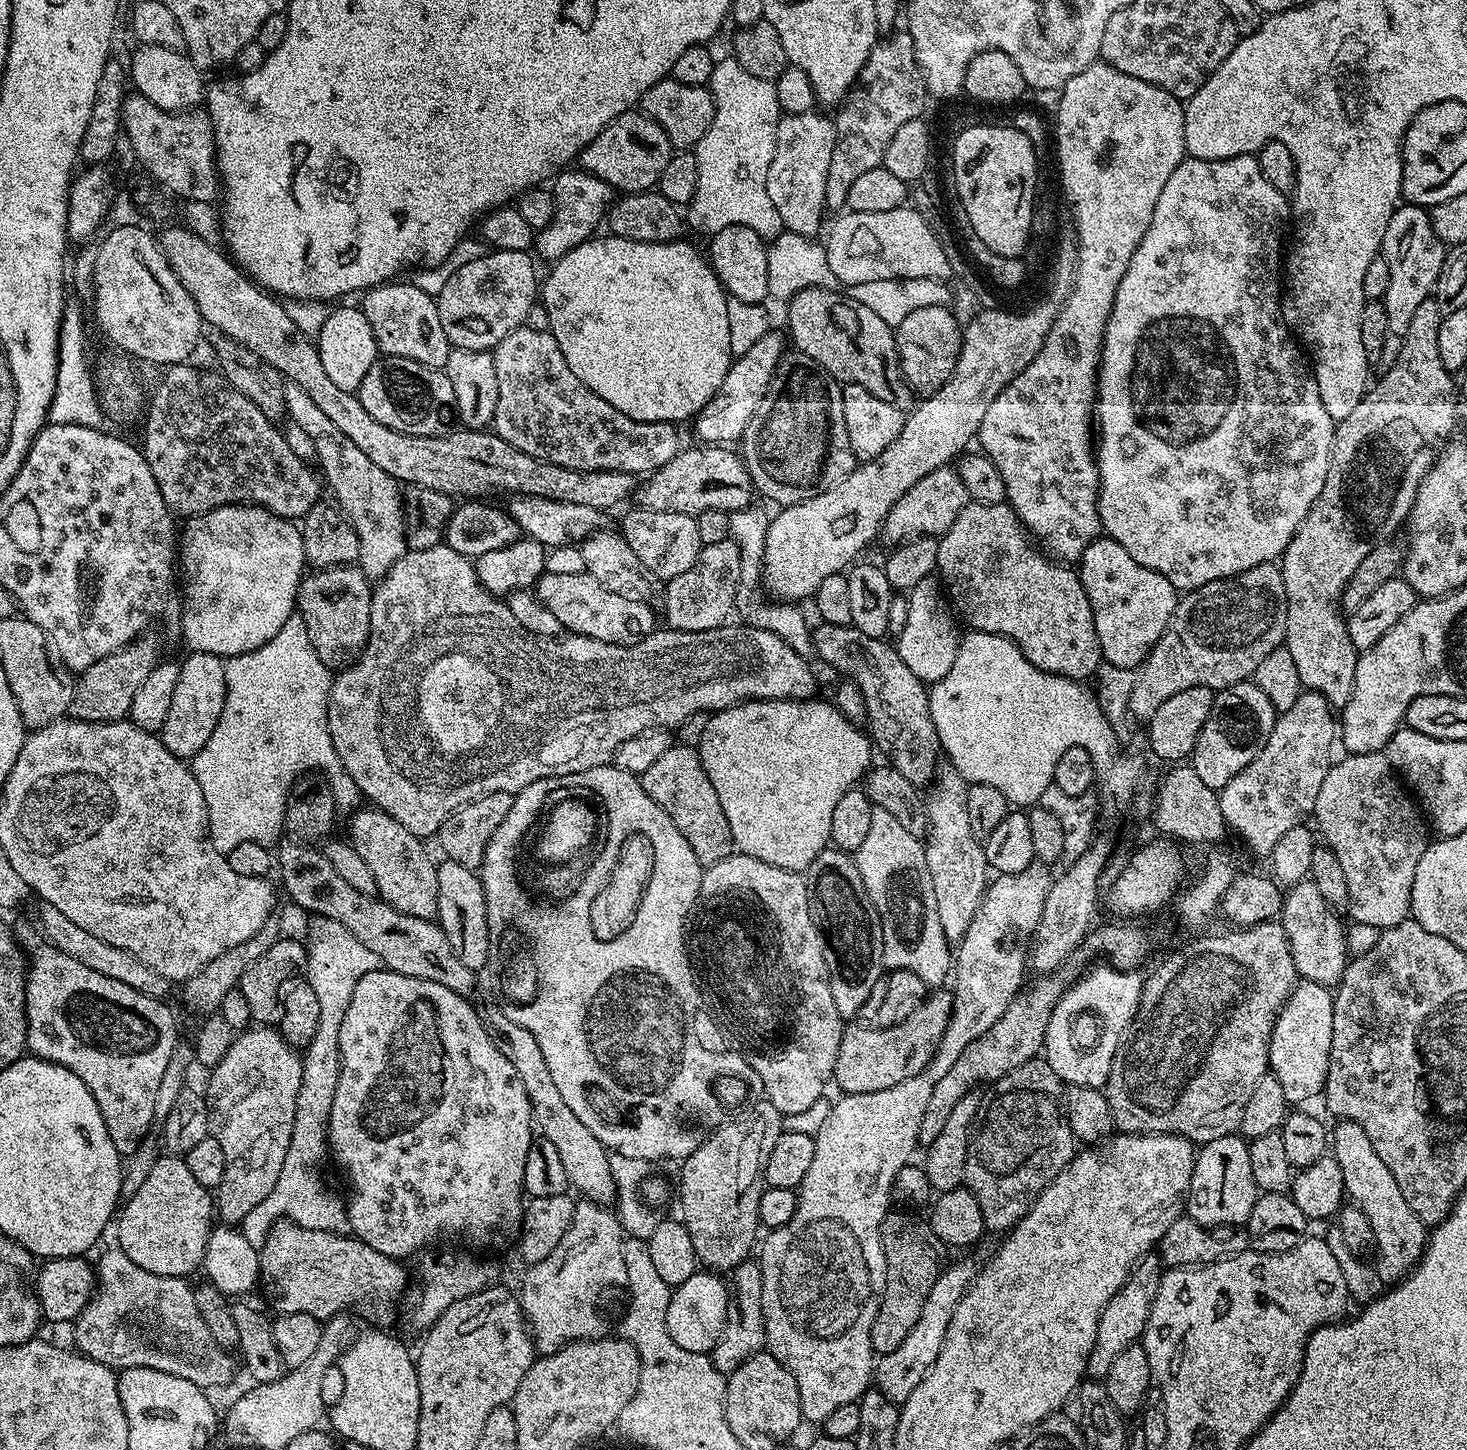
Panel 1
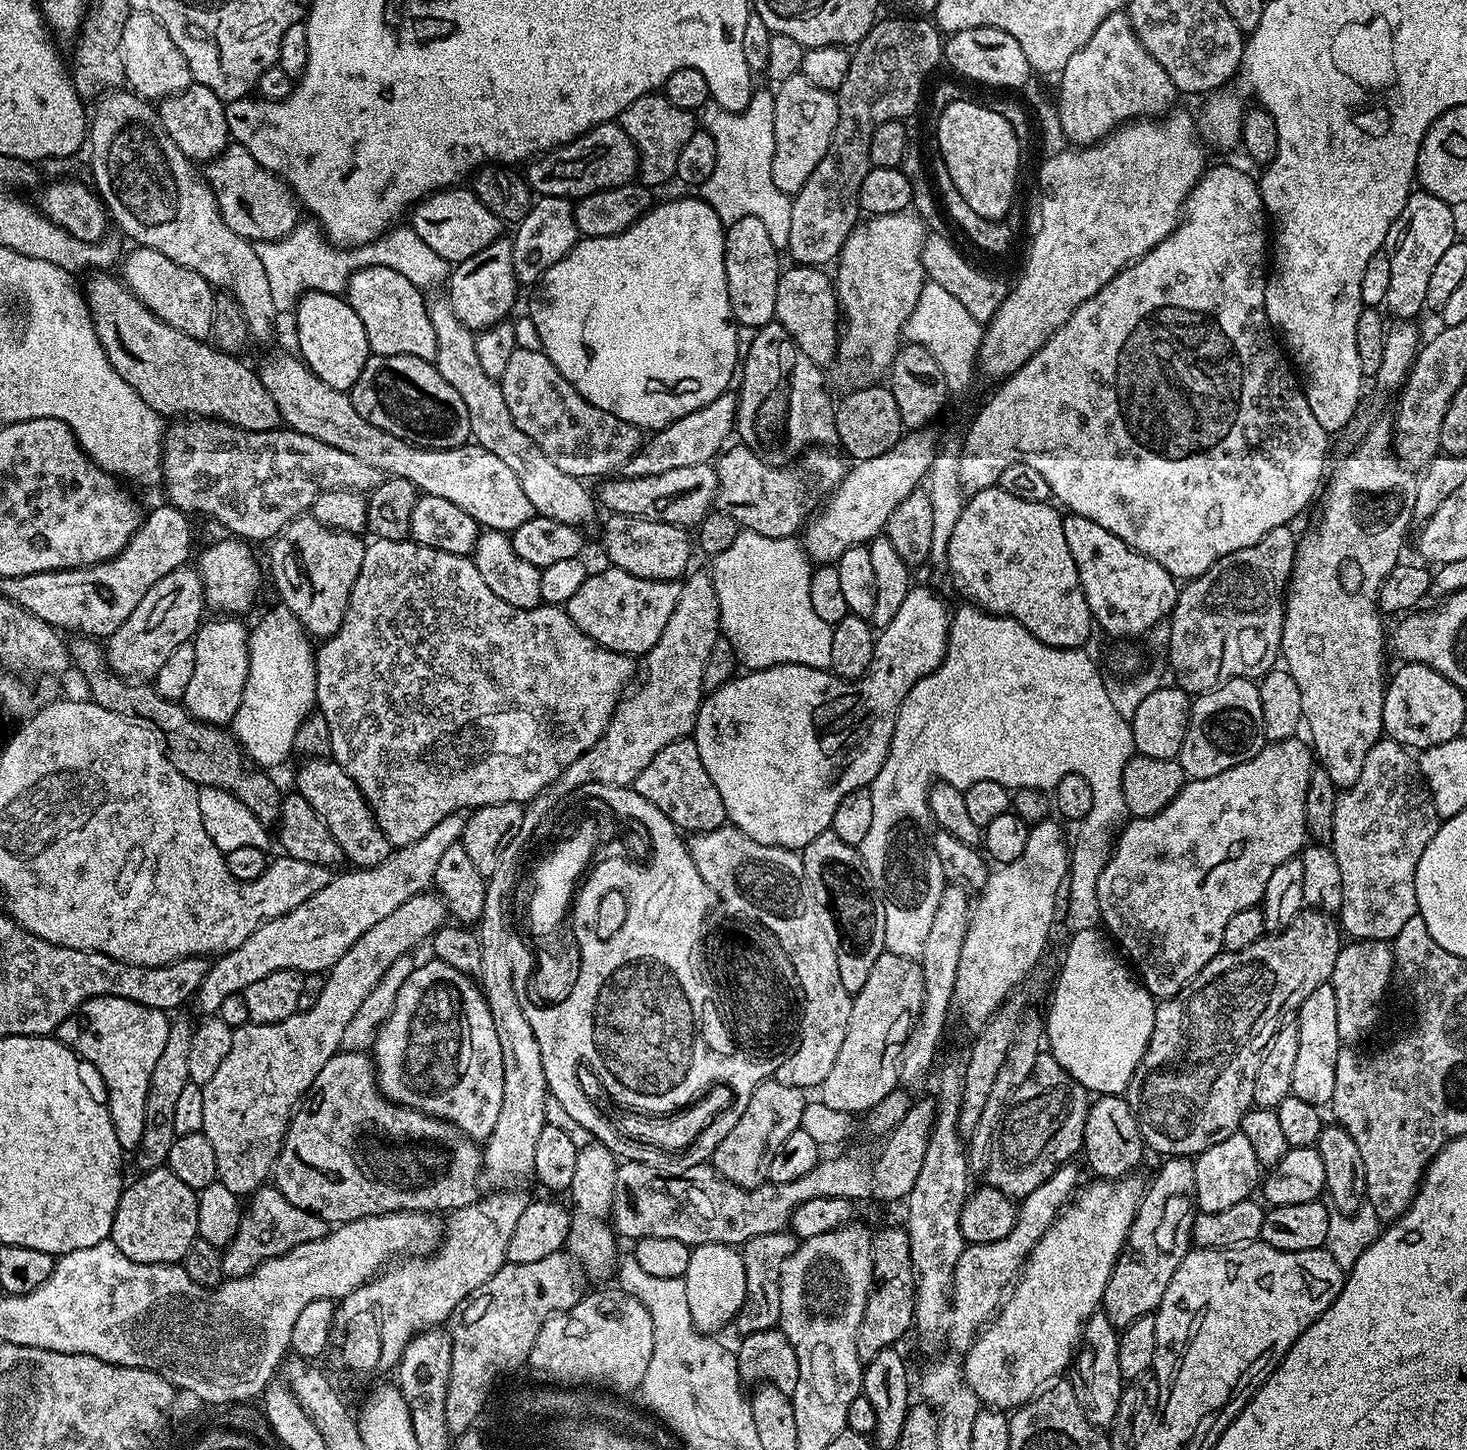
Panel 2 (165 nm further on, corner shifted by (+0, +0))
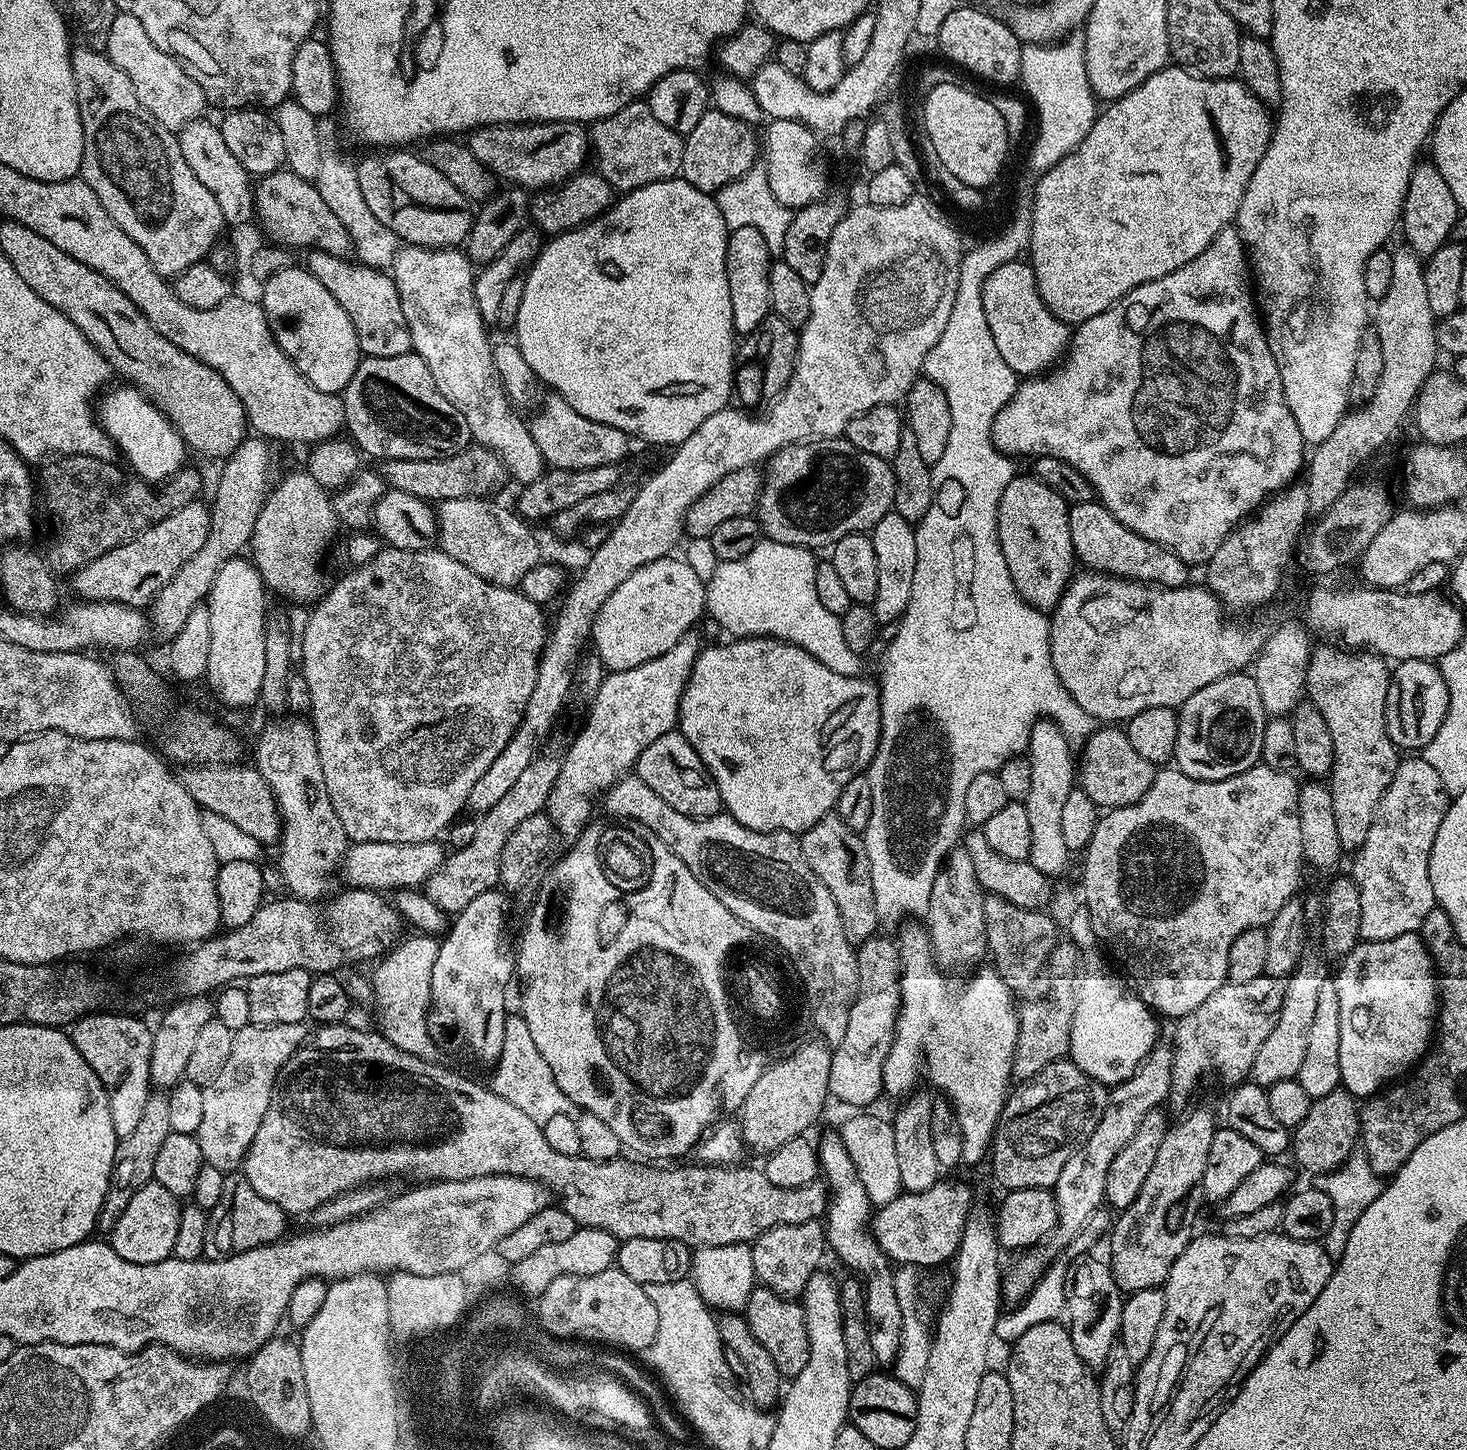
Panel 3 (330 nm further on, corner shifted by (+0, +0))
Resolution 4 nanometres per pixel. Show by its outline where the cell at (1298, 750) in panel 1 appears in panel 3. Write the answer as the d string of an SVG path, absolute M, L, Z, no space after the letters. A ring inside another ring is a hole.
M1257 762L1250 770L1246 770L1242 774L1234 774L1225 780L1195 780L1175 766L1164 766L1157 771L1154 782L1150 786L1150 790L1146 790L1146 794L1142 794L1142 798L1138 802L1134 802L1130 806L1122 806L1121 808L1113 808L1105 811L1103 815L1101 815L1100 821L1094 826L1094 838L1090 838L1087 848L1085 848L1082 853L1082 859L1084 859L1083 907L1087 908L1090 914L1090 922L1094 926L1094 934L1096 935L1097 941L1099 941L1101 945L1105 944L1105 946L1116 955L1117 962L1128 971L1129 977L1127 976L1127 979L1130 981L1131 987L1142 998L1142 1002L1146 1002L1146 1006L1161 1017L1172 1016L1171 1018L1179 1018L1186 1014L1190 1014L1190 1010L1198 1010L1198 1006L1202 1006L1202 1002L1206 1002L1206 998L1210 998L1210 994L1214 994L1214 990L1221 988L1228 980L1228 959L1230 958L1230 946L1234 946L1234 938L1238 938L1238 934L1242 934L1251 928L1264 928L1272 921L1274 914L1278 914L1278 910L1282 910L1282 906L1297 895L1296 887L1300 884L1300 868L1303 869L1305 863L1304 855L1302 854L1300 815L1298 814L1298 790L1300 789L1300 784L1294 777L1295 775L1293 775L1292 772L1270 770L1263 762Z

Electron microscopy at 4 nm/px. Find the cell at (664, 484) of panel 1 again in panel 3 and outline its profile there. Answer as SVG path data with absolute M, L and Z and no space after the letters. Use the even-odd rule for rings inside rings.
M833 438L831 440L810 440L806 444L791 444L789 448L783 448L768 457L766 467L762 472L762 487L760 489L760 501L756 503L755 517L760 521L760 531L765 537L774 542L786 542L794 546L802 546L813 550L827 549L829 546L838 543L846 534L855 532L867 533L875 526L887 512L893 511L892 503L894 502L894 474L892 473L891 463L882 458L874 458L874 454L866 454L866 450L858 450L846 438Z

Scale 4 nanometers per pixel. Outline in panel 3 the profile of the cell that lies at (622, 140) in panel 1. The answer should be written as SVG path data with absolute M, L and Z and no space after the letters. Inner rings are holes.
M550 120L530 124L494 124L467 133L470 154L509 185L547 190L576 175L590 160L590 132L575 120Z

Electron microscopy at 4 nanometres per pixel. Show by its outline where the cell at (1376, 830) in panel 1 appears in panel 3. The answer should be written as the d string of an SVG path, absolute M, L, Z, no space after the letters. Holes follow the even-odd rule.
M1422 758L1416 760L1401 759L1396 765L1396 773L1386 786L1386 794L1376 807L1374 822L1370 822L1370 830L1366 830L1366 840L1356 849L1351 857L1352 881L1358 886L1358 902L1362 904L1360 922L1360 940L1389 940L1402 934L1419 933L1422 918L1437 907L1434 890L1430 886L1430 850L1434 846L1434 838L1438 834L1438 826L1442 826L1442 818L1450 803L1449 793L1442 786L1442 778Z

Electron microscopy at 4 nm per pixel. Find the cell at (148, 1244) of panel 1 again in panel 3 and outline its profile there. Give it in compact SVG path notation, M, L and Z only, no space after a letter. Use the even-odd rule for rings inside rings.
M158 1183L147 1184L130 1198L126 1210L122 1210L122 1218L114 1226L110 1234L112 1248L126 1258L126 1262L153 1264L162 1262L172 1256L174 1238L178 1235L180 1225L181 1201L166 1186Z

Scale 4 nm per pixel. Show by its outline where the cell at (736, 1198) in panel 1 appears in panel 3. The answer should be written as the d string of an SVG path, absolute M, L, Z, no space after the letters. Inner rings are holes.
M813 1038L760 1075L738 1110L738 1127L745 1149L767 1154L790 1142L790 1138L798 1138L809 1131L807 1128L823 1114L824 1103L830 1100L831 1061L832 1048Z

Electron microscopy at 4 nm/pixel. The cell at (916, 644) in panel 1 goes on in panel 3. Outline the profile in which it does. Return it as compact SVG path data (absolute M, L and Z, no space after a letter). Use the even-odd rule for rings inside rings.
M746 636L728 643L732 644L724 644L721 648L705 647L694 662L694 670L680 699L678 730L684 735L686 742L690 742L690 746L698 750L702 762L708 767L708 773L718 786L720 803L726 809L727 815L733 816L750 830L802 834L810 826L814 826L814 822L835 809L846 782L861 775L876 756L880 741L880 689L877 681L864 680L863 675L834 674L830 666L822 666L822 662L806 654L806 650L787 644L785 640L773 640L770 636Z

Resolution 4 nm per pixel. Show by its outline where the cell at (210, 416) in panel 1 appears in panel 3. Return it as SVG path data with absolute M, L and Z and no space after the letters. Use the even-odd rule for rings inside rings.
M469 446L452 456L439 456L438 458L400 458L398 460L385 460L382 464L382 475L385 485L394 490L402 490L402 494L414 494L414 498L422 498L429 502L439 502L450 498L466 498L467 496L487 497L495 488L500 488L506 481L504 464L493 454L489 448Z

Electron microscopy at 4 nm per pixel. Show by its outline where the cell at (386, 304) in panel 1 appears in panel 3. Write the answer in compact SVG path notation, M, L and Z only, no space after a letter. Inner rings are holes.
M319 250L309 251L307 256L308 272L314 274L314 278L318 278L318 282L322 282L330 294L334 294L338 306L346 310L346 318L350 318L354 326L354 334L364 356L394 358L412 351L410 326L406 326L406 314L402 314L398 286L387 271L374 268L368 262L351 264L351 259Z

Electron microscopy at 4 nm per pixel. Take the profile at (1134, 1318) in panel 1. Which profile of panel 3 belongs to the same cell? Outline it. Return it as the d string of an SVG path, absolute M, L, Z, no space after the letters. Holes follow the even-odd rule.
M1196 1108L1186 1113L1177 1124L1175 1121L1169 1127L1166 1138L1162 1138L1162 1146L1158 1146L1154 1167L1142 1184L1138 1198L1134 1198L1134 1202L1130 1202L1130 1206L1115 1217L1107 1244L1112 1255L1112 1277L1121 1293L1160 1288L1178 1254L1186 1250L1188 1241L1194 1235L1192 1223L1196 1220L1196 1211L1202 1205L1200 1183L1217 1127L1216 1116L1208 1108Z

